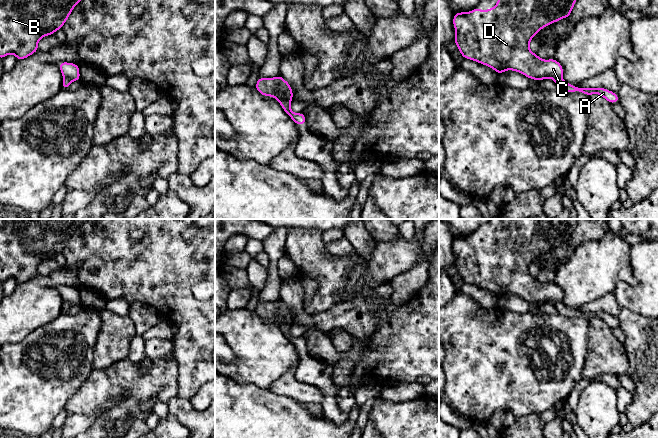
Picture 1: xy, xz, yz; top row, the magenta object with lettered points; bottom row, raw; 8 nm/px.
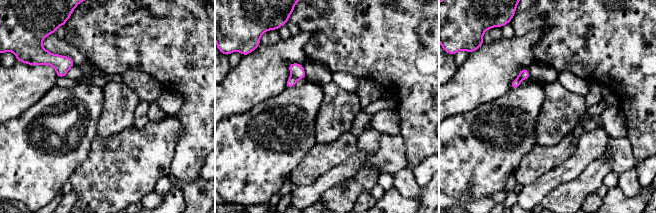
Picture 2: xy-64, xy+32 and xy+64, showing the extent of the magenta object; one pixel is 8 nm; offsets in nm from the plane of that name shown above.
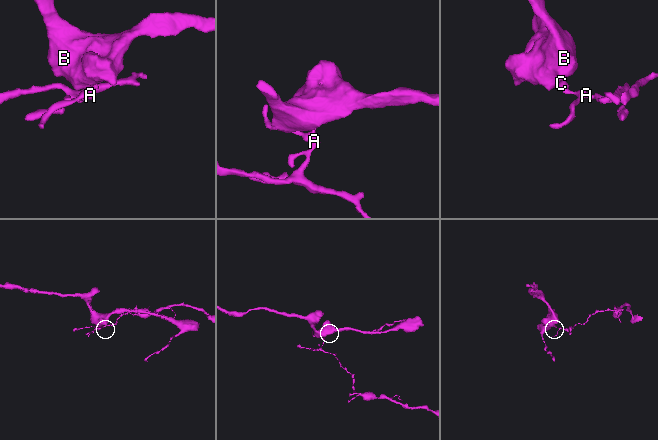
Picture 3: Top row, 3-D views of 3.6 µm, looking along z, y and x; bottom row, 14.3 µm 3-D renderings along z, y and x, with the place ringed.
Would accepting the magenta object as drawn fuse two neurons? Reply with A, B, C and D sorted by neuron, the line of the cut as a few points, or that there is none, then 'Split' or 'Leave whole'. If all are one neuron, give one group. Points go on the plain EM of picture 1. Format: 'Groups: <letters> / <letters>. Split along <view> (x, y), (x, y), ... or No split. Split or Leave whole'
Groups: A / B C D. Split along xy (64, 302), (69, 302), (72, 305). Split

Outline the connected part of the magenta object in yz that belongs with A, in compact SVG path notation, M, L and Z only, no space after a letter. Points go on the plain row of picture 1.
M562 302L556 303L555 307L557 309L557 313L564 315L564 316L581 316L587 319L588 321L592 318L599 318L611 328L619 326L619 321L617 317L614 317L603 311L581 312L581 311L573 310L565 306Z

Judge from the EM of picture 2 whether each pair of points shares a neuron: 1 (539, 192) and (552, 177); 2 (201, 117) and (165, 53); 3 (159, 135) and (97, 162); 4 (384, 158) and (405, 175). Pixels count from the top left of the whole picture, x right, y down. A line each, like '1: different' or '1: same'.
1: same
2: same
3: same
4: different

